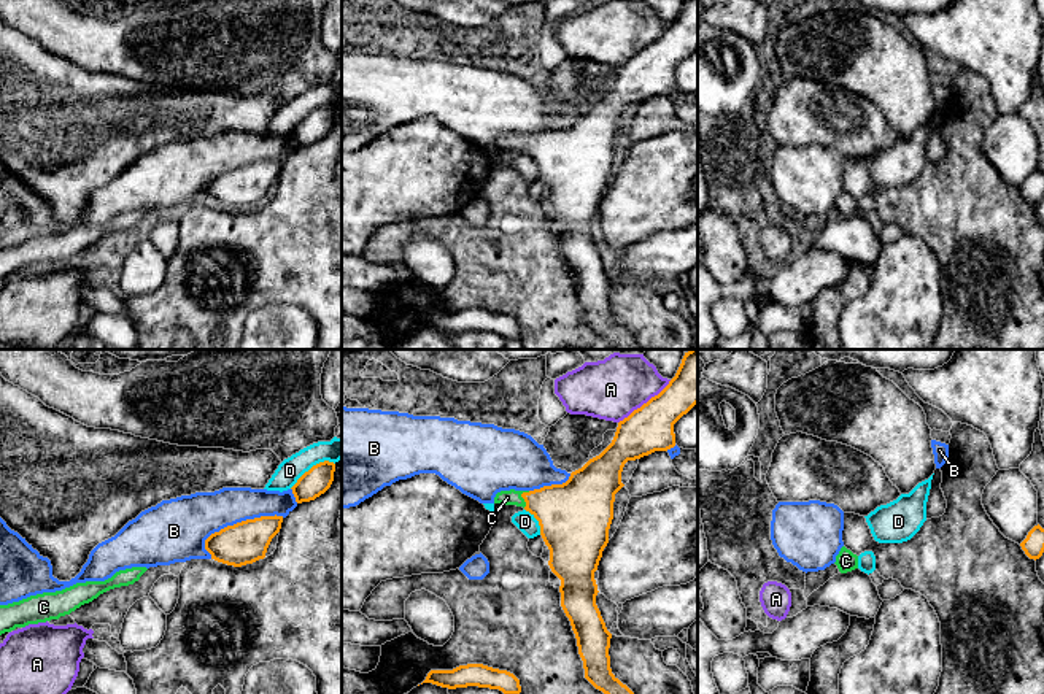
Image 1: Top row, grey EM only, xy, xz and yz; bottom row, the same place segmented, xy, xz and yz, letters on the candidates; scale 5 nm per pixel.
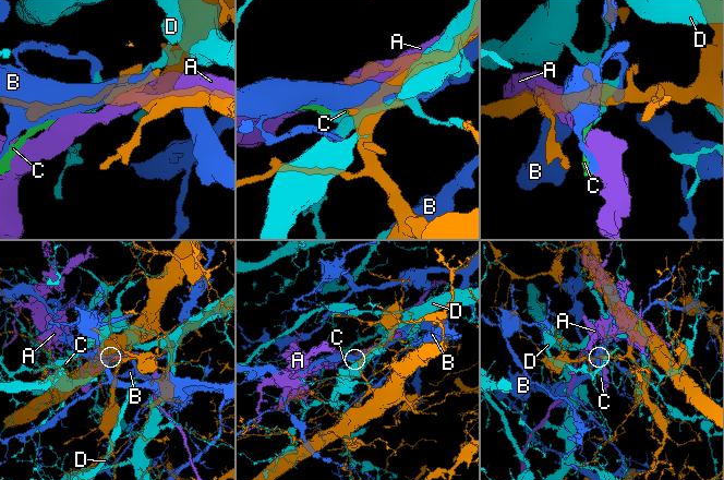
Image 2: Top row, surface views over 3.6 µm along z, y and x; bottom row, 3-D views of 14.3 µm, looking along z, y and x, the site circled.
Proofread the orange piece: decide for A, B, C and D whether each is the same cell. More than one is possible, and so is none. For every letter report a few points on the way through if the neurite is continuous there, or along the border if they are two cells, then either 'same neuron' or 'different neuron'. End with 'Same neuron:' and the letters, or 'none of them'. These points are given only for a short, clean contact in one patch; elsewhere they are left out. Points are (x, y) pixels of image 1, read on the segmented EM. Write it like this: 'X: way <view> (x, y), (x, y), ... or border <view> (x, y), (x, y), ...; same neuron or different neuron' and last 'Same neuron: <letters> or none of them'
A: different neuron
B: different neuron
C: way xz (568, 513), (522, 496), (507, 497); same neuron
D: different neuron
Same neuron: C

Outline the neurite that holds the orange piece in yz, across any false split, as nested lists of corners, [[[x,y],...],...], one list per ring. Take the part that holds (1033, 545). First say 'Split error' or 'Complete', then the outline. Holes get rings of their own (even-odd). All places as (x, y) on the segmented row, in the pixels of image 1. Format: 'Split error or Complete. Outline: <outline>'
Complete. Outline: [[[1039,524],[1034,526],[1020,546],[1030,559],[1039,559],[1044,553],[1044,529]]]

